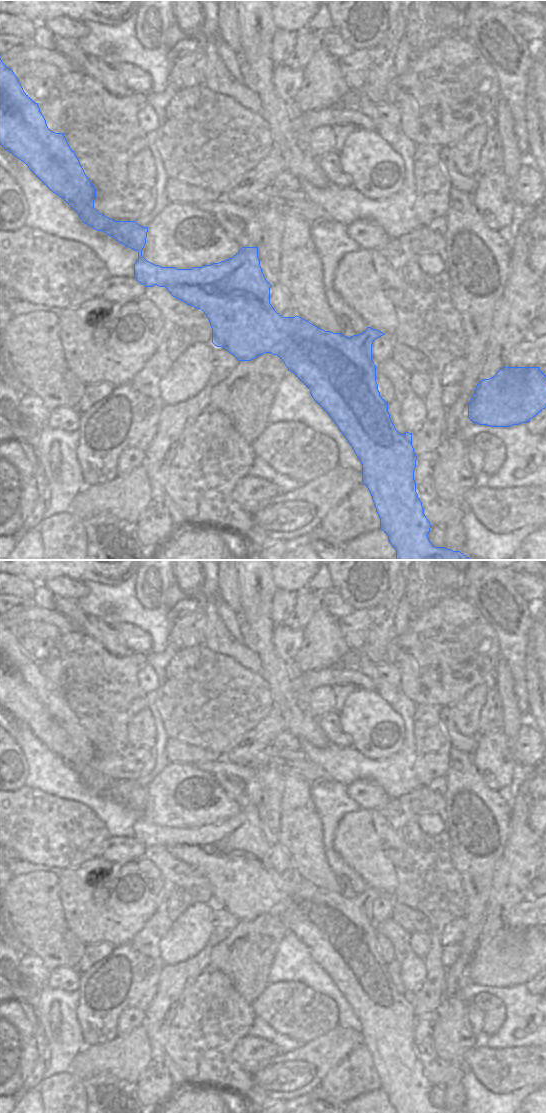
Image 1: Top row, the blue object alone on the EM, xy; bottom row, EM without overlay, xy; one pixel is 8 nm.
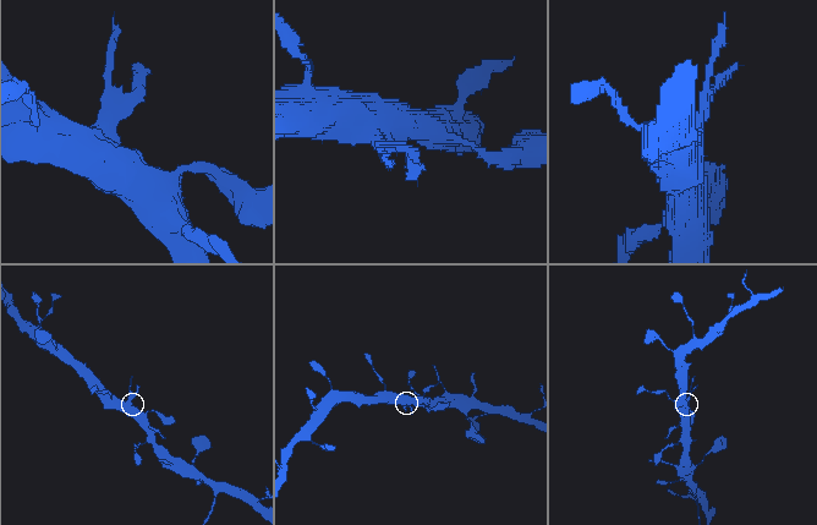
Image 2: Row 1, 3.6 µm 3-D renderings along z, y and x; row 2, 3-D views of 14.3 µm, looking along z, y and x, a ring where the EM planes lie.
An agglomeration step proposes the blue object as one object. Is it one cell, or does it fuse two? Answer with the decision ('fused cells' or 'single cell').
fused cells

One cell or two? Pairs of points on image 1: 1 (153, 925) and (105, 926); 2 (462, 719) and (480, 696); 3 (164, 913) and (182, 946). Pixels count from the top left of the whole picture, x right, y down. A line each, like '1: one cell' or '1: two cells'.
1: two cells
2: one cell
3: two cells

